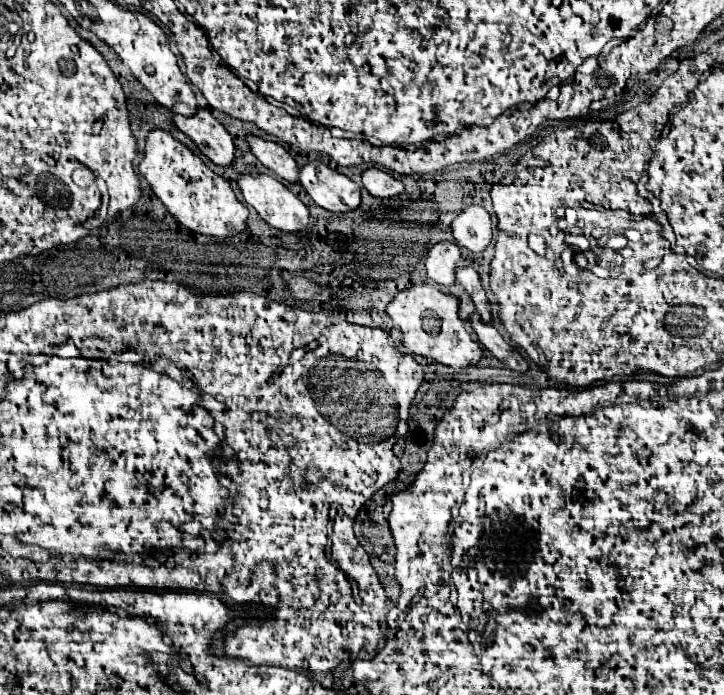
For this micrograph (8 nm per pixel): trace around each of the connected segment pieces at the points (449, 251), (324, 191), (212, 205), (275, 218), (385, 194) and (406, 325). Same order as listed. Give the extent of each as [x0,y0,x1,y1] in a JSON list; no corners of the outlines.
[[426,242,462,286],[300,160,360,212],[138,132,248,238],[238,174,308,232],[362,168,404,198],[386,284,482,368]]

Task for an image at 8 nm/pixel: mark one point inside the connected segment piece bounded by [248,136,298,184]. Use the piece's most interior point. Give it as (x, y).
(273, 156)

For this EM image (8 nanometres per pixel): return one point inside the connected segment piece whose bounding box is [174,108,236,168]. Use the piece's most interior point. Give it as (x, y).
(209, 135)

